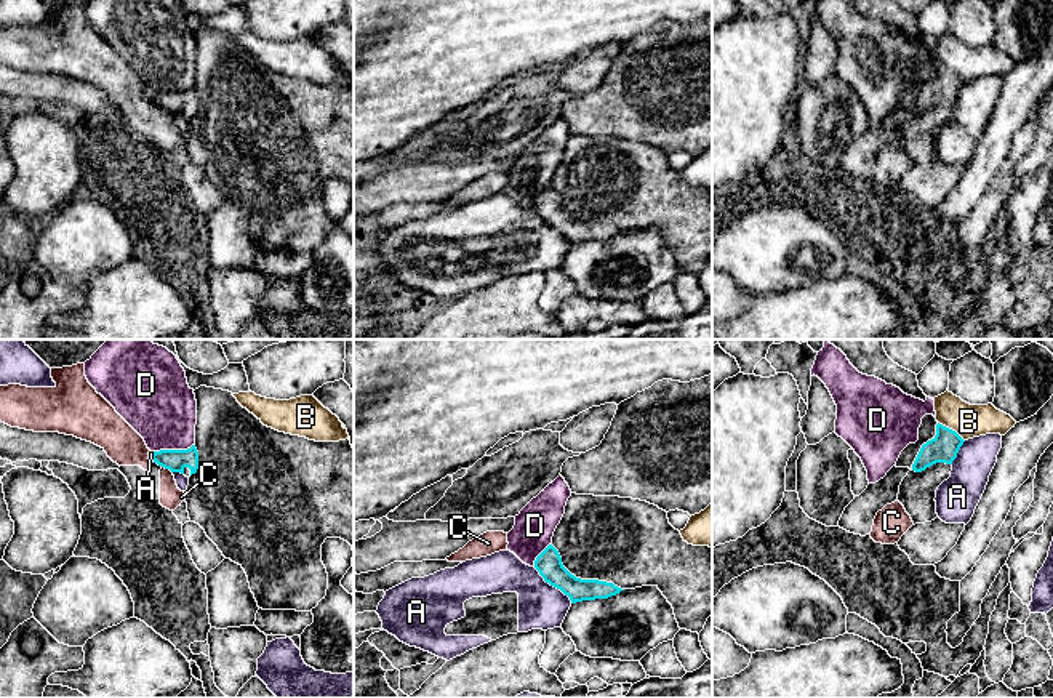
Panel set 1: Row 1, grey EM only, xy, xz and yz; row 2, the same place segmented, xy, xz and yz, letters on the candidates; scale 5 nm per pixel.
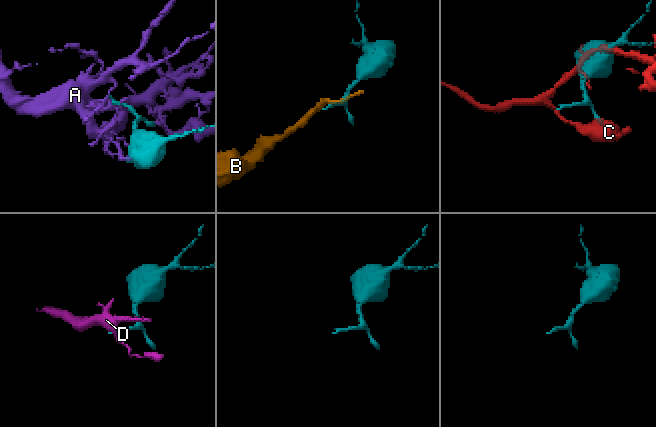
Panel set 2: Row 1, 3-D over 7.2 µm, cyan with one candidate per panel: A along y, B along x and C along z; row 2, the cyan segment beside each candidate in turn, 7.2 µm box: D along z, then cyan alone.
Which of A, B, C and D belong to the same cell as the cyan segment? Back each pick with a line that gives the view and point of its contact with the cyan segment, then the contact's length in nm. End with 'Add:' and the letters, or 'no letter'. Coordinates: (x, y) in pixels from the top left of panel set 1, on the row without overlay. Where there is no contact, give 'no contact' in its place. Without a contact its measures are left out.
Add: no letter

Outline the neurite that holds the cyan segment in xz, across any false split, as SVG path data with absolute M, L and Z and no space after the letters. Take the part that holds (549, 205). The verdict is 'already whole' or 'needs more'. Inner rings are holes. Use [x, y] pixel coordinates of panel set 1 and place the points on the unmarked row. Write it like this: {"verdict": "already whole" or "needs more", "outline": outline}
{"verdict": "already whole", "outline": "M549 186L536 199L535 210L539 213L546 224L568 237L571 245L608 240L624 232L613 224L576 219L563 208L562 199L552 186Z"}

